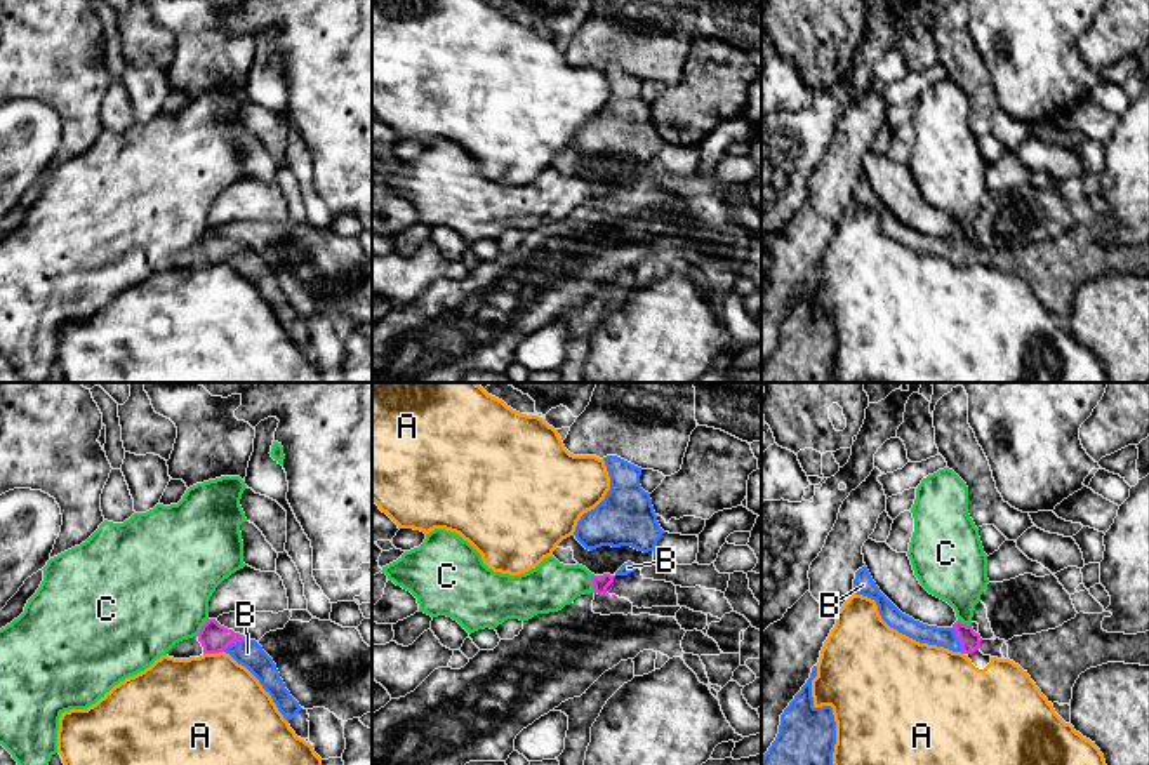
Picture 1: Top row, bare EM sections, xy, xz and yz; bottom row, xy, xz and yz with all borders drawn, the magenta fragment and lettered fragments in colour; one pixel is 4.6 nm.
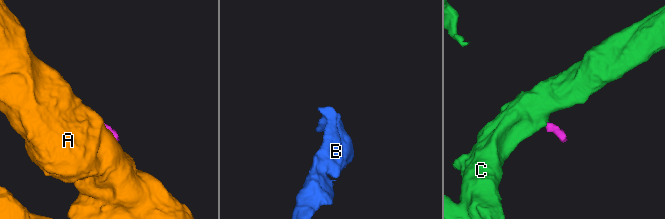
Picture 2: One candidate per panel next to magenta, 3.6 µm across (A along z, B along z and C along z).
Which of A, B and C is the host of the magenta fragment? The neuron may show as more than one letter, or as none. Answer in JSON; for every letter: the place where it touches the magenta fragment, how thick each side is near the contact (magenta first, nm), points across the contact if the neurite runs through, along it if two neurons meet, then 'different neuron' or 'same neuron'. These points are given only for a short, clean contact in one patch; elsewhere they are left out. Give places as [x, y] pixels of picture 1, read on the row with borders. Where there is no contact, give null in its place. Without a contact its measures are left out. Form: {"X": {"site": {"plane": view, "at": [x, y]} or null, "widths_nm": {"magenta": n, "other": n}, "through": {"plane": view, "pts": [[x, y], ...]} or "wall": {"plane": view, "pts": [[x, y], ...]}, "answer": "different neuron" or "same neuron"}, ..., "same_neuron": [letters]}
{"A": {"site": {"plane": "xy", "at": [212, 652]}, "widths_nm": {"magenta": 140, "other": 480}, "wall": {"plane": "xy", "pts": [[223, 651], [204, 654]]}, "answer": "different neuron"}, "B": {"site": {"plane": "yz", "at": [958, 638]}, "widths_nm": {"magenta": 90, "other": 100}, "through": {"plane": "yz", "pts": [[970, 640], [958, 638], [943, 637]]}, "answer": "same neuron"}, "C": {"site": {"plane": "xy", "at": [202, 628]}, "widths_nm": {"magenta": 140, "other": 460}, "wall": {"plane": "xy", "pts": [[209, 619], [197, 635]]}, "answer": "different neuron"}, "same_neuron": ["B"]}

